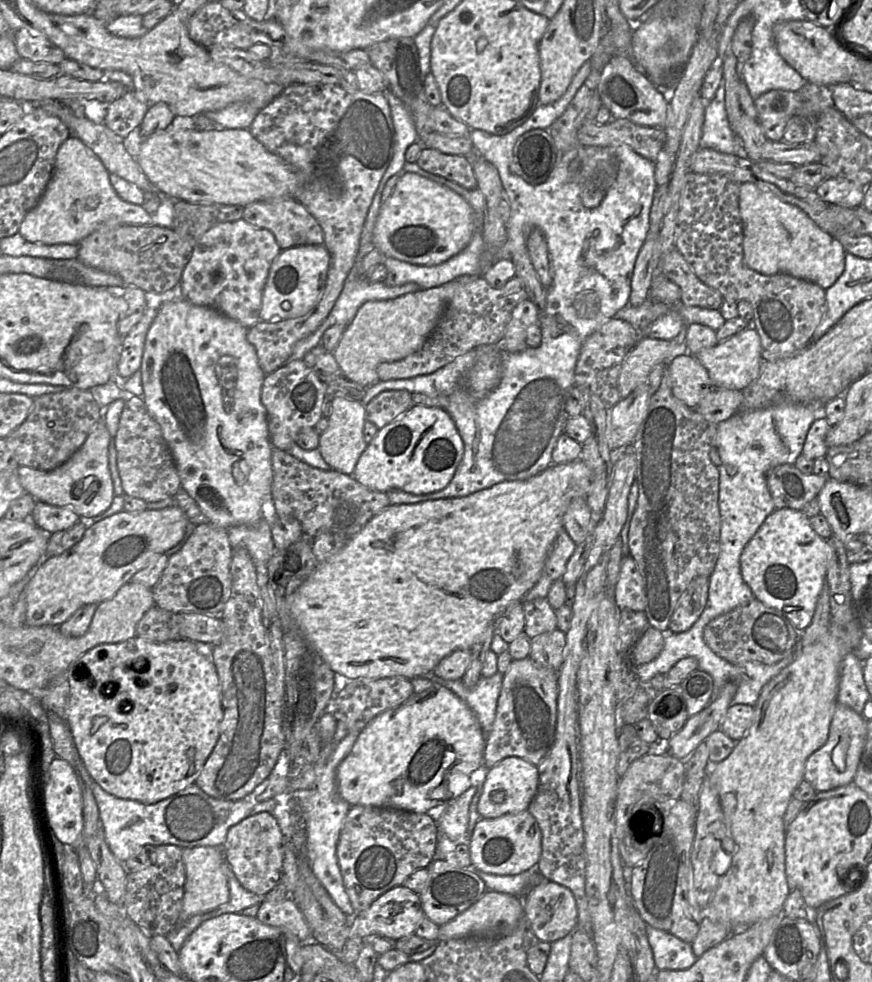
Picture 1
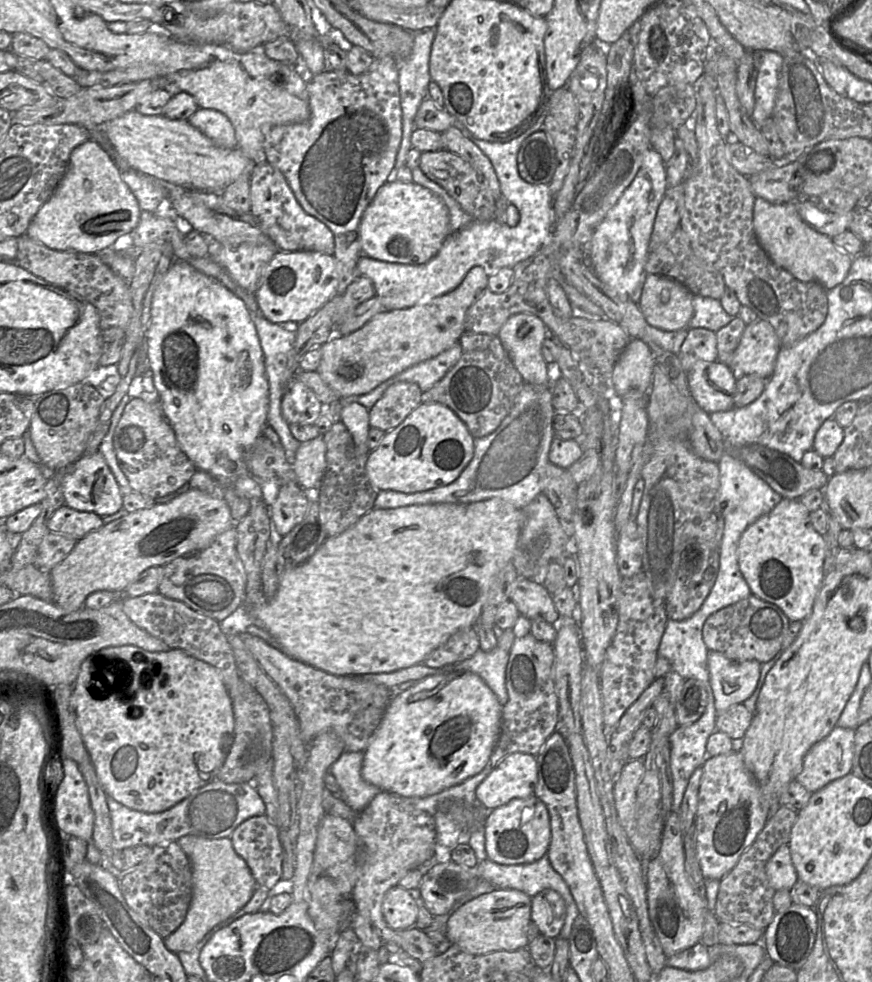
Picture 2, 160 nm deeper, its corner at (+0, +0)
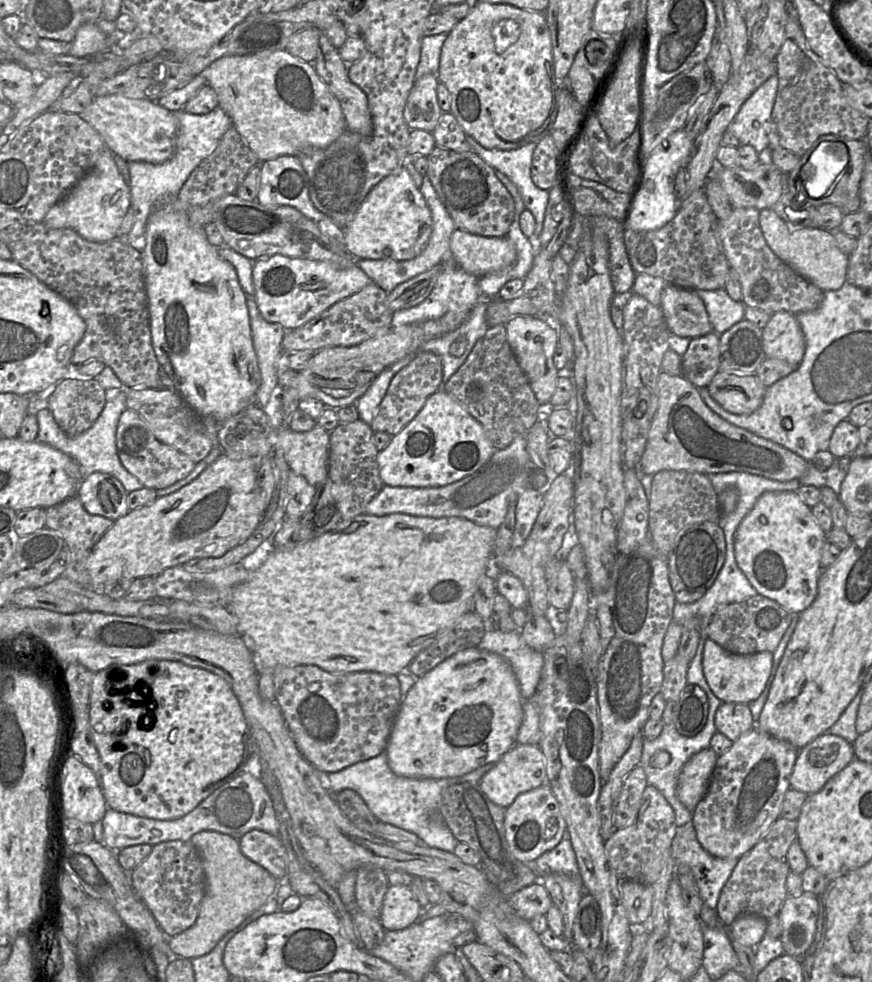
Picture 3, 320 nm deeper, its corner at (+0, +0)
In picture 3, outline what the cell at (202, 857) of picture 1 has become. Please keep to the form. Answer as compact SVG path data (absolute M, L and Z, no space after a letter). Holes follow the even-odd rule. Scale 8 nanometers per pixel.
M217 831L194 834L191 843L202 860L205 892L195 923L181 933L168 938L168 946L177 956L186 959L209 953L229 931L239 926L260 908L275 892L278 880L266 869L248 859L241 851L239 840Z

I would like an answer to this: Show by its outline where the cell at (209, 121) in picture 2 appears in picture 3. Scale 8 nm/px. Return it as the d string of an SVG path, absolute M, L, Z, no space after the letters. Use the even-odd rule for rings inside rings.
M220 107L203 115L195 115L182 110L173 112L177 118L177 137L172 158L161 164L128 162L131 207L118 230L118 237L128 237L130 244L144 236L152 212L177 198L194 169L216 149L225 132L232 127L231 119Z

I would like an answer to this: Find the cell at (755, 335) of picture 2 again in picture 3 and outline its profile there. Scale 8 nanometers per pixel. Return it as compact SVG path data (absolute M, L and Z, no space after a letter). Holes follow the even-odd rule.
M781 311L771 315L762 329L766 358L799 365L805 353L805 338L796 315Z

